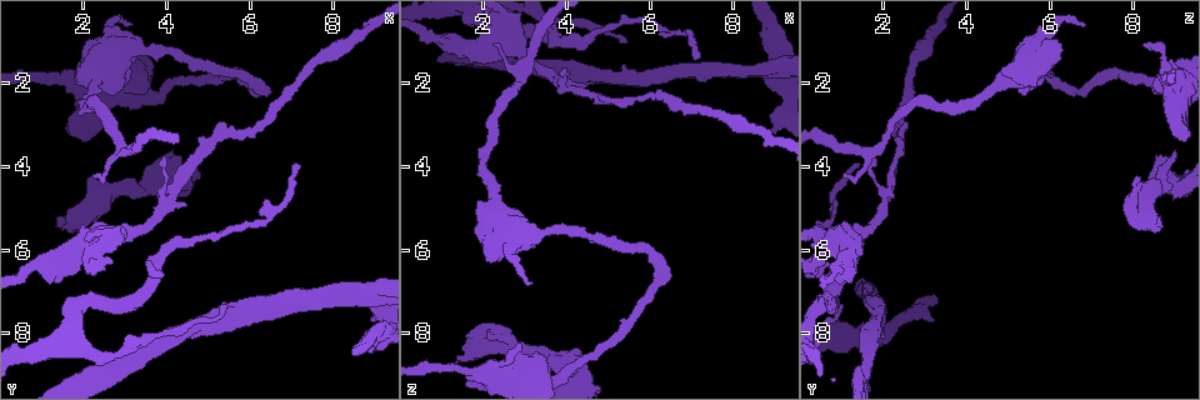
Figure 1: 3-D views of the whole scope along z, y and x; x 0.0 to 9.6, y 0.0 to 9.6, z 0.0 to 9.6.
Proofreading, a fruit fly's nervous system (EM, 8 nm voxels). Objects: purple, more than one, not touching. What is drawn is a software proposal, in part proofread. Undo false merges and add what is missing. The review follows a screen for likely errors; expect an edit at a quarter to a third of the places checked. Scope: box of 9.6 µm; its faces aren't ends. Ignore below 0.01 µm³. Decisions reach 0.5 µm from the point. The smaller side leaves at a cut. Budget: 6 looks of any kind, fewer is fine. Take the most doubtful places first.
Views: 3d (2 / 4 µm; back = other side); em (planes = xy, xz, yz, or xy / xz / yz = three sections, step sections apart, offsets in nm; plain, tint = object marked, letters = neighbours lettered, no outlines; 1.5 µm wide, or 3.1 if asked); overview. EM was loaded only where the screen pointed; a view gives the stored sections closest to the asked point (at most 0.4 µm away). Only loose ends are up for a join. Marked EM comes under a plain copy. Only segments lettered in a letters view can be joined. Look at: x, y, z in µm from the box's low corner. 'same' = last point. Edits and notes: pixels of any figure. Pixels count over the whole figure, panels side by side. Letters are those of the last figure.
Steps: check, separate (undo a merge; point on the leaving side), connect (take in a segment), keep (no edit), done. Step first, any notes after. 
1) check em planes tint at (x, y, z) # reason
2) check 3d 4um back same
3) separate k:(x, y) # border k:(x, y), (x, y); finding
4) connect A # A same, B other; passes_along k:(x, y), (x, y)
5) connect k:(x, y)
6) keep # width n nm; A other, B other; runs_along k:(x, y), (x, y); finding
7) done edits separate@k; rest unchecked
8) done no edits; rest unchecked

check 3d 2um at (1.35, 5.15, 8.60) # thick end

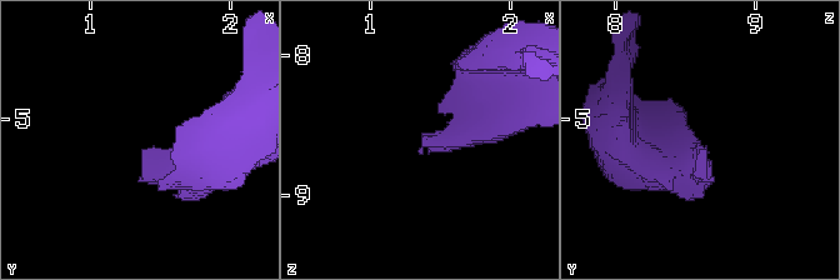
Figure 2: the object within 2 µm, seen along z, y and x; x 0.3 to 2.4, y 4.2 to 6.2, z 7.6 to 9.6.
check em xy step 8 letters at (1.42, 5.22, 8.62)

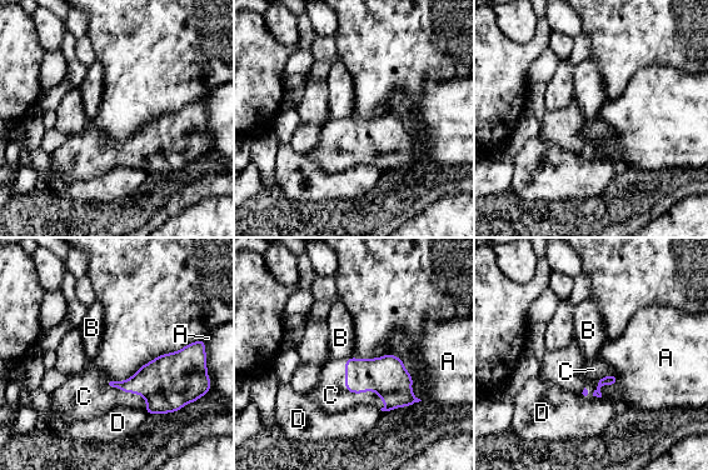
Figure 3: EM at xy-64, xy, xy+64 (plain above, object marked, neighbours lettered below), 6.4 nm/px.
check em planes letters same # cut it another way

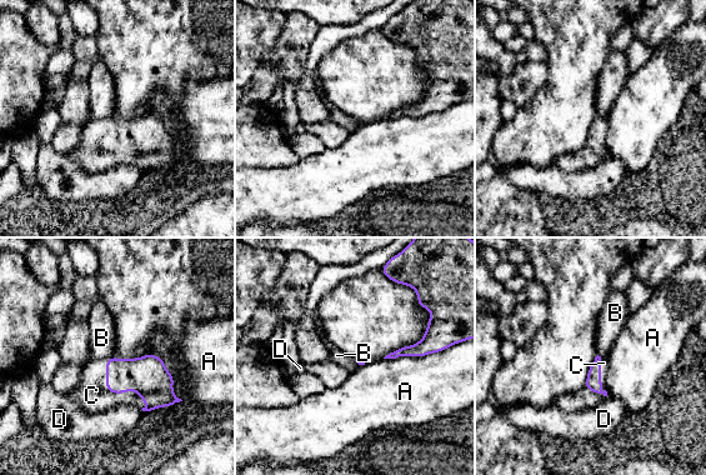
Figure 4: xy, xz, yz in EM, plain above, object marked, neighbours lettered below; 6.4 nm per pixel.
connect C # longest_contact C 420 nm; A other, B other, C same, D other; the cell continues

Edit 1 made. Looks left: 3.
check overview # redraw

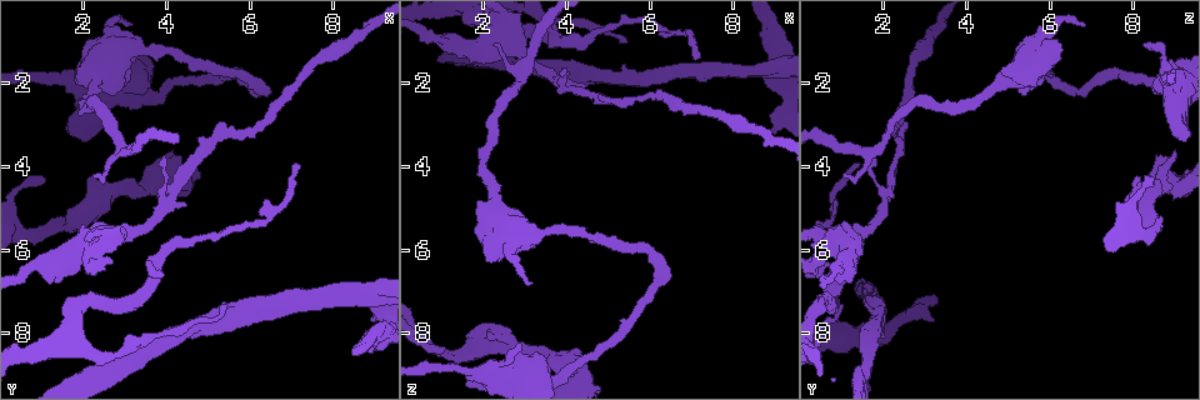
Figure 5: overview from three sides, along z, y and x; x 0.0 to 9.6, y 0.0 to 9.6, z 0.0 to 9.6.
check 3d 2um at (2.85, 1.10, 8.25) # an open end

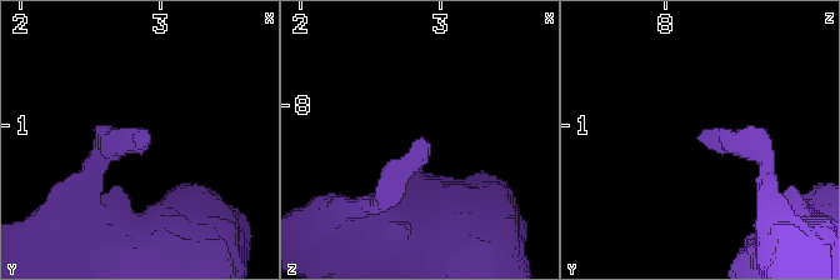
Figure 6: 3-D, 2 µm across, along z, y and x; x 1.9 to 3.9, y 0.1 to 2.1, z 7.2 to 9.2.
check em xy step 8 letters at (2.84, 1.08, 8.24)

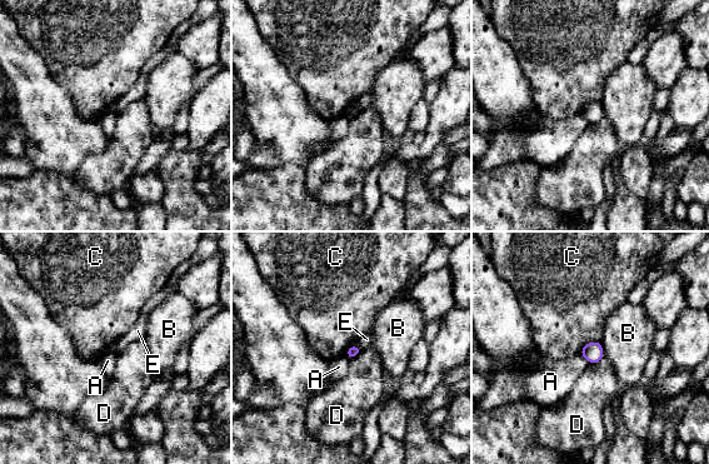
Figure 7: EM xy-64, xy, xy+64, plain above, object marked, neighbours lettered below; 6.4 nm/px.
keep # A other, B other, C other, D other, E other; no lettered segment goes on from it

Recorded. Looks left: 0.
done edits connect@4; rest unchecked

